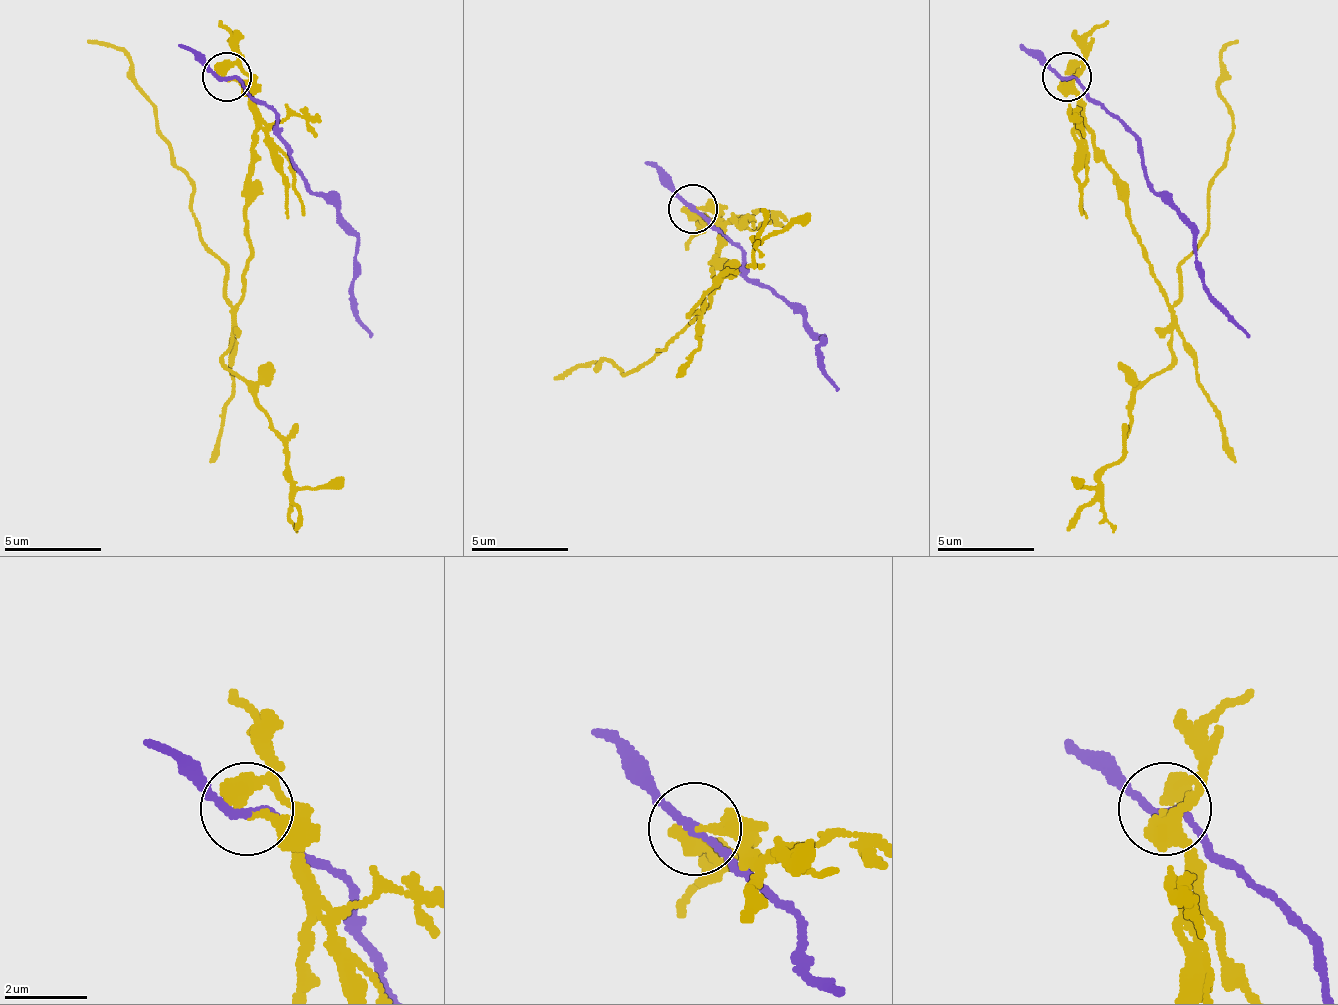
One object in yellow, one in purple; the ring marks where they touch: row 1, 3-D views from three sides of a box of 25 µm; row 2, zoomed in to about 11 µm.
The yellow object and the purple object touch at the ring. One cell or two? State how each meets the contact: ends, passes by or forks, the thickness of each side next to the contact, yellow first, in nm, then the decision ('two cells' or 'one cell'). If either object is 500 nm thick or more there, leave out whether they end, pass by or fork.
yellow ends there; purple passes by; 200 nm thick on the yellow side, 180 nm on the other; two cells

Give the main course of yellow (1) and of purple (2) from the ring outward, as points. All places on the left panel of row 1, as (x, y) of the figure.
1: (228, 80), (252, 100), (257, 129), (252, 261), (232, 300), (135, 66), (86, 41)
2: (228, 75), (276, 114), (291, 168), (320, 192), (349, 231), (354, 319), (369, 339)

